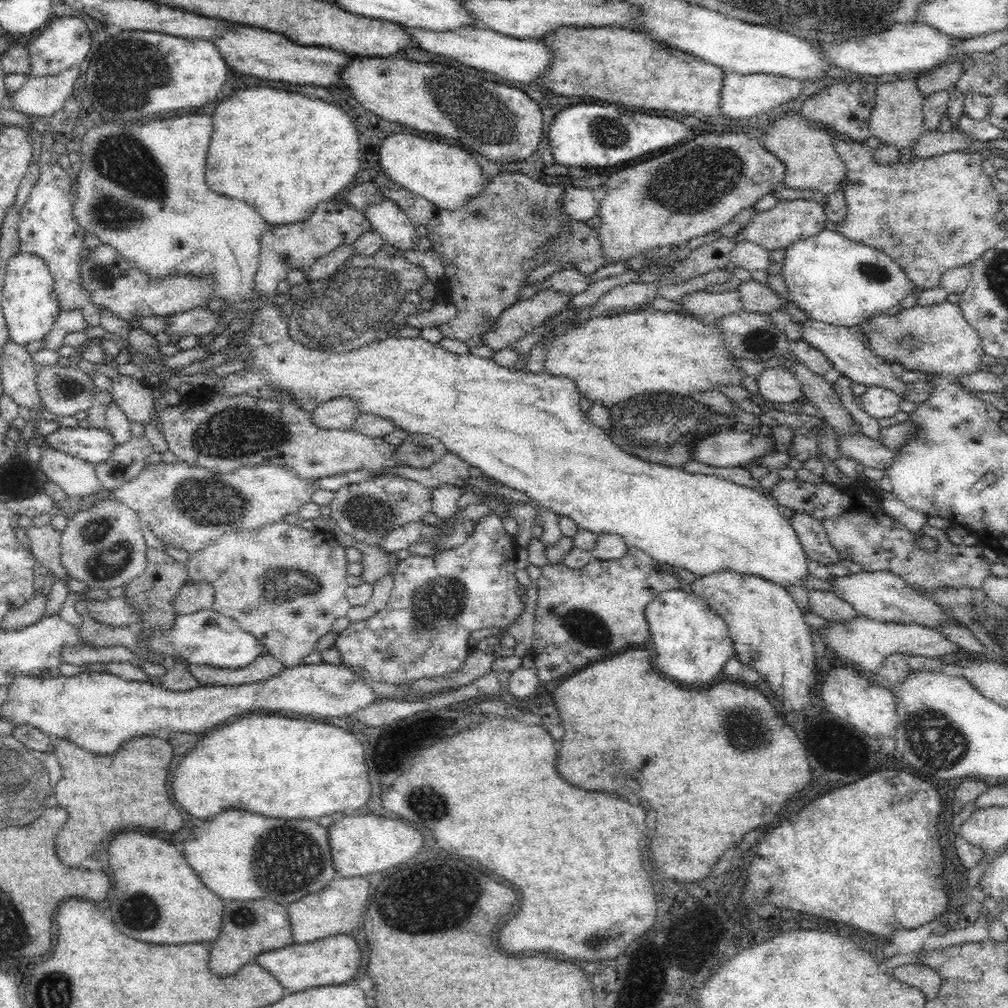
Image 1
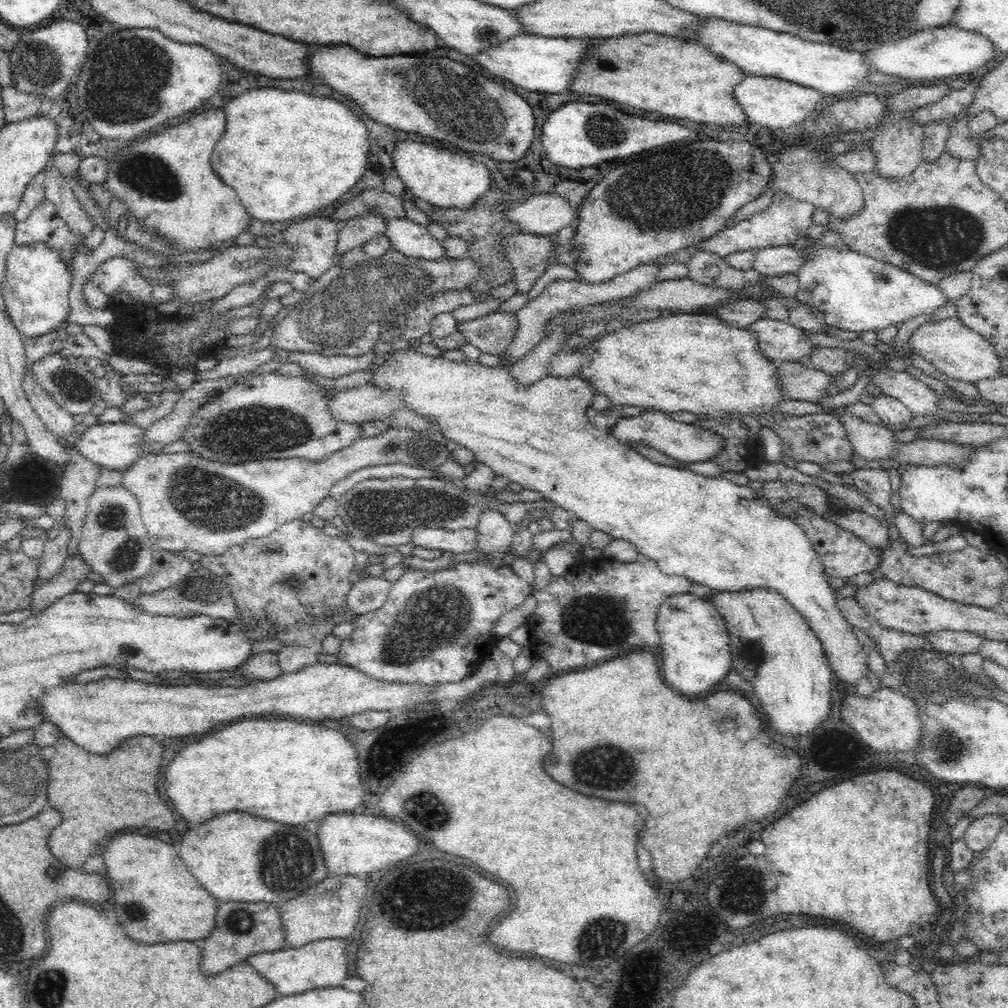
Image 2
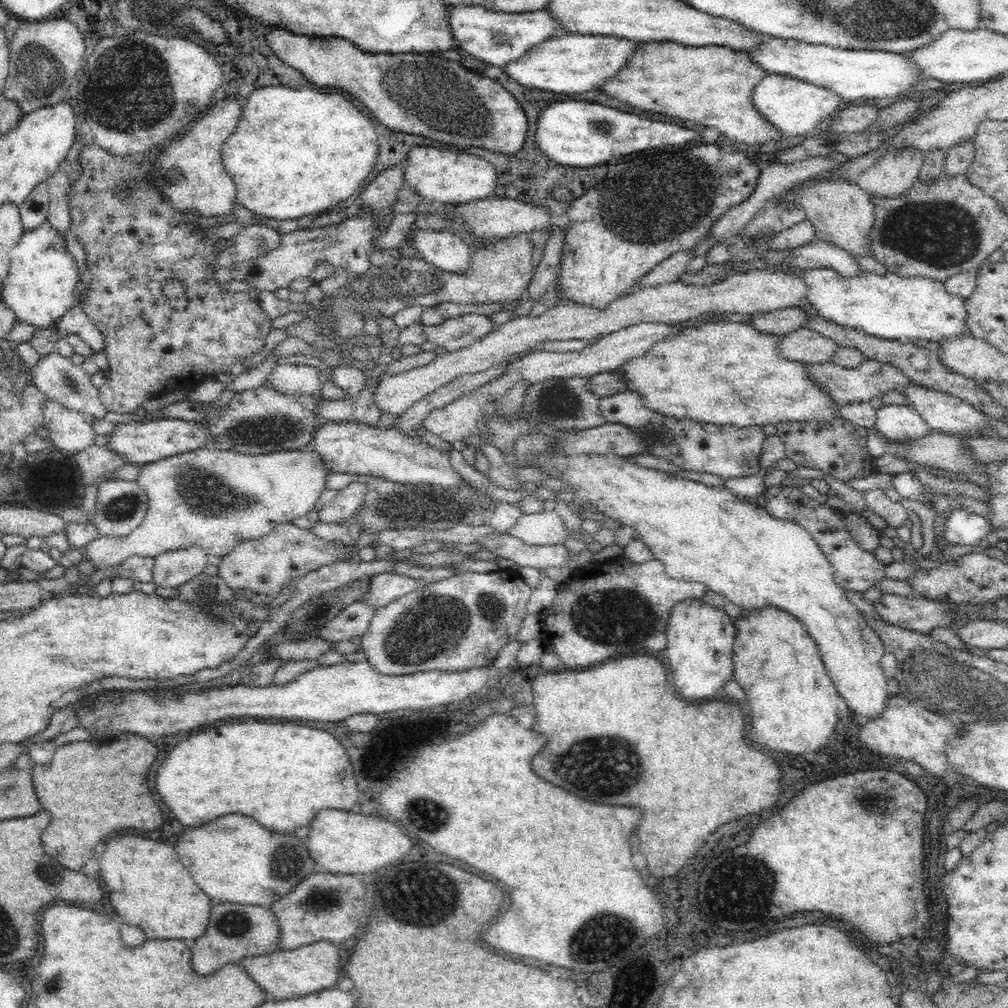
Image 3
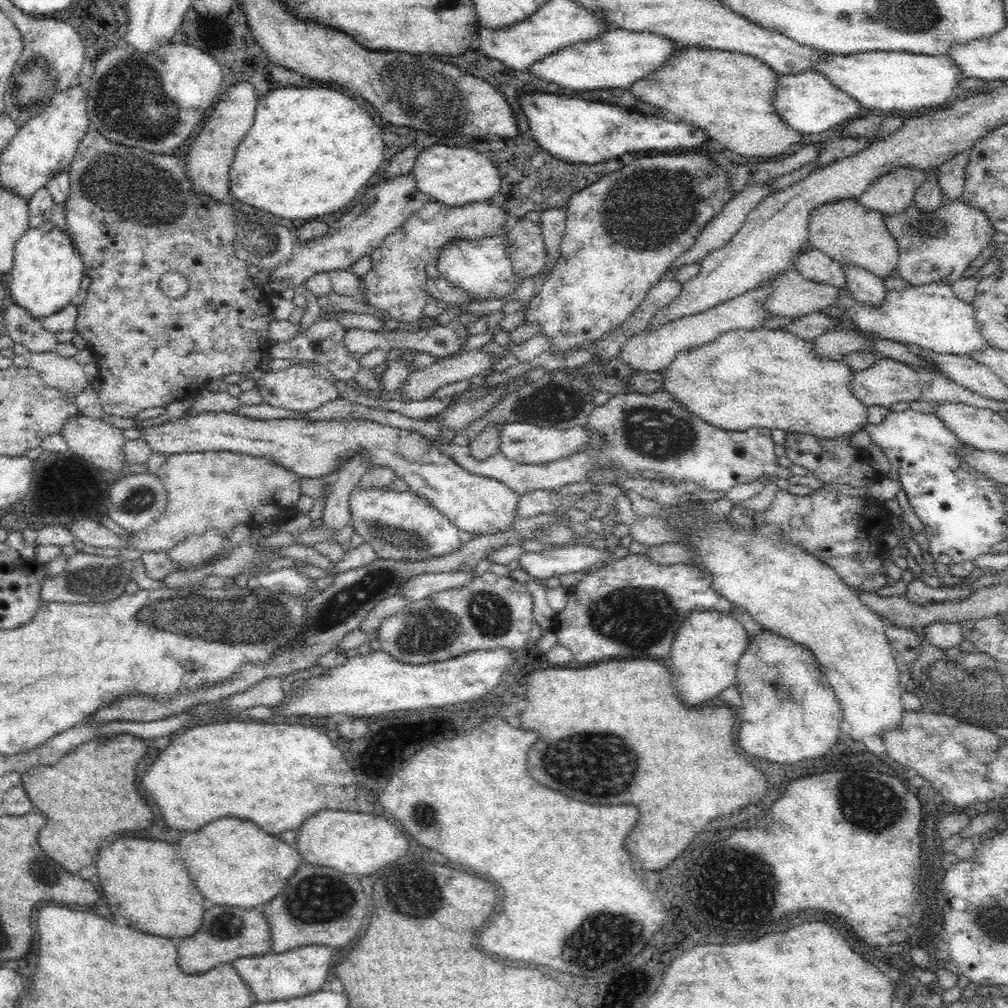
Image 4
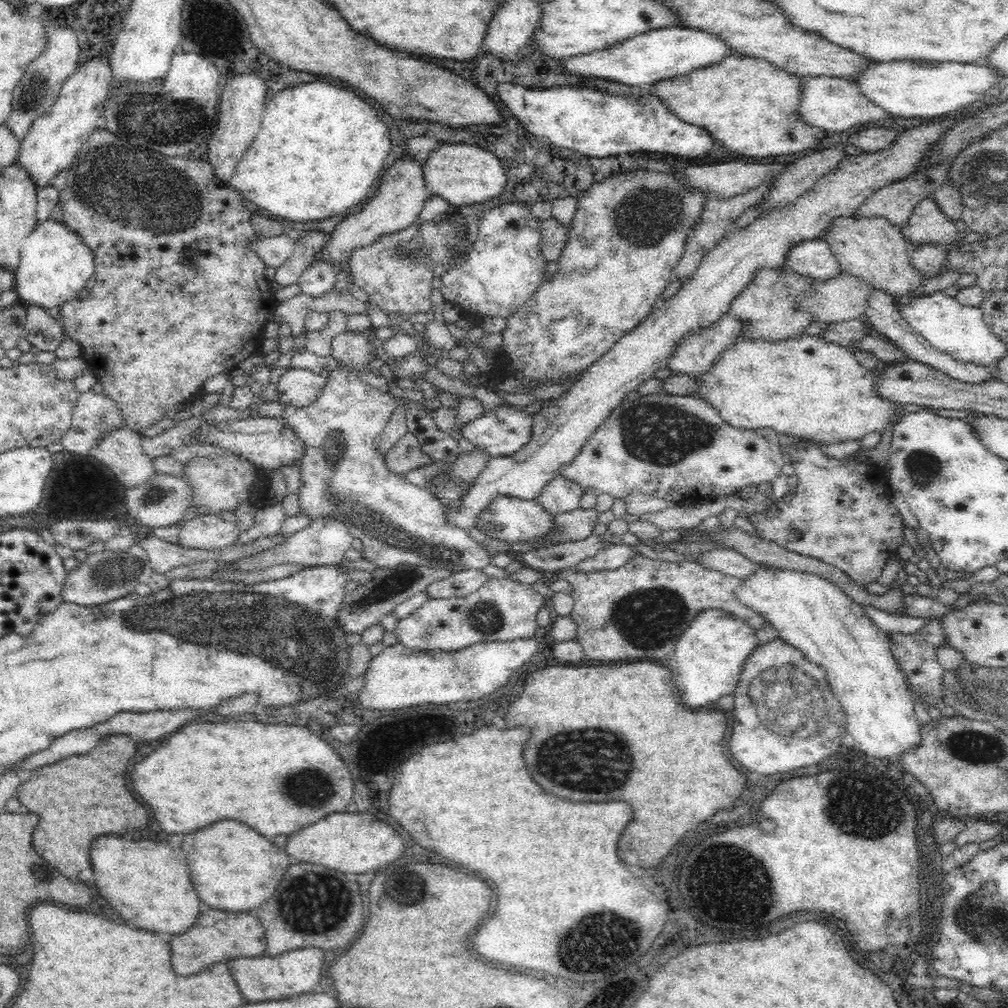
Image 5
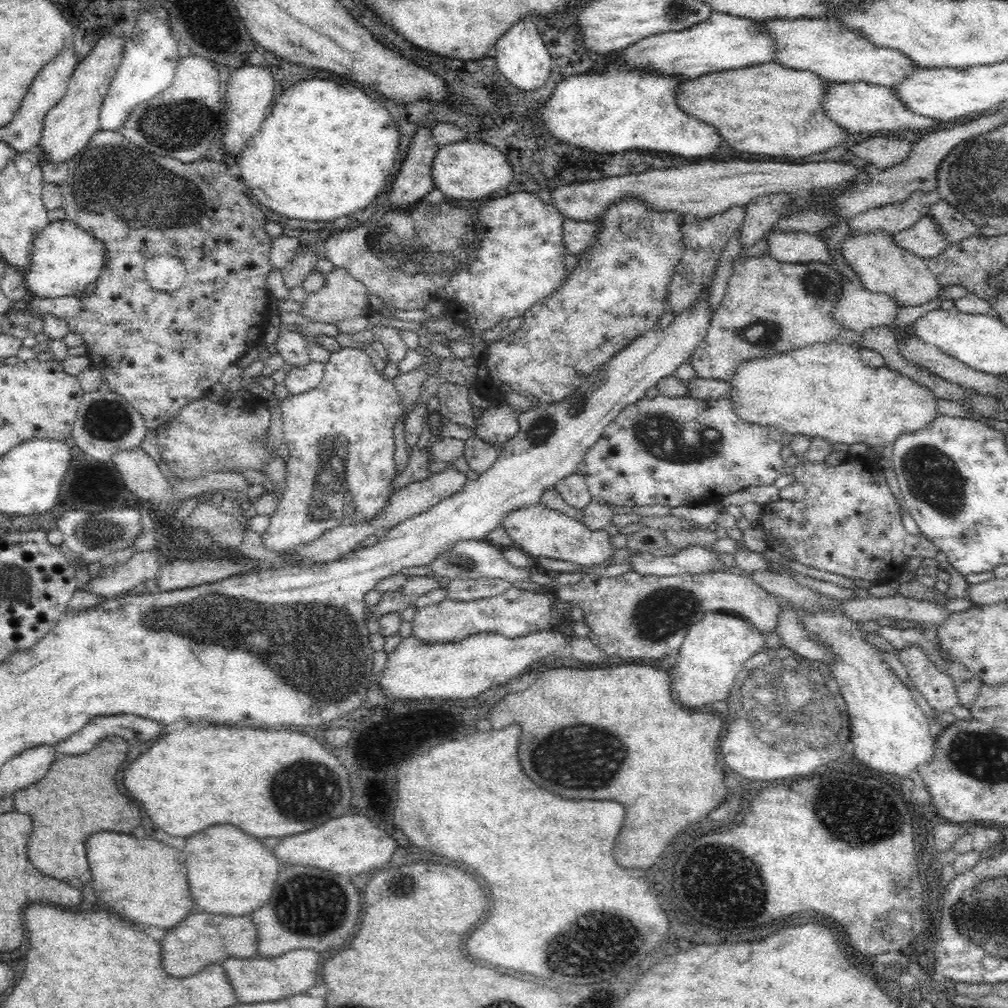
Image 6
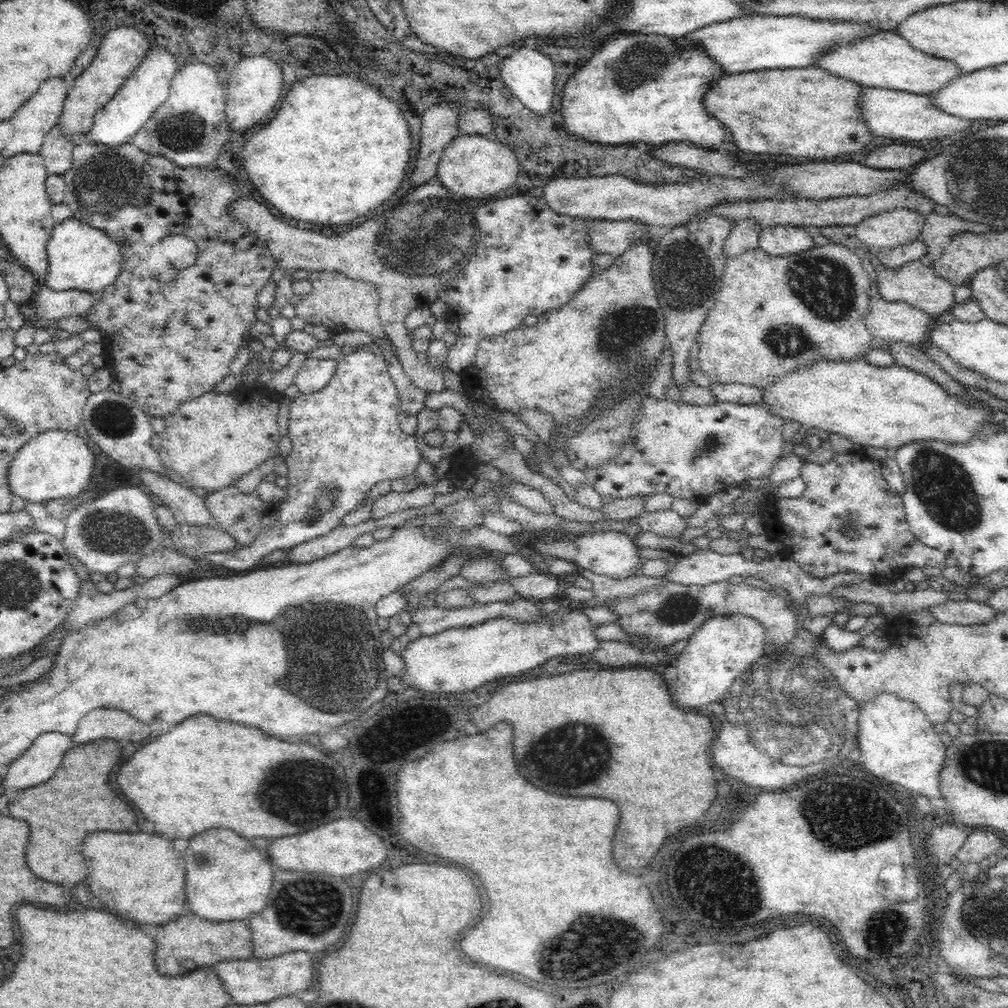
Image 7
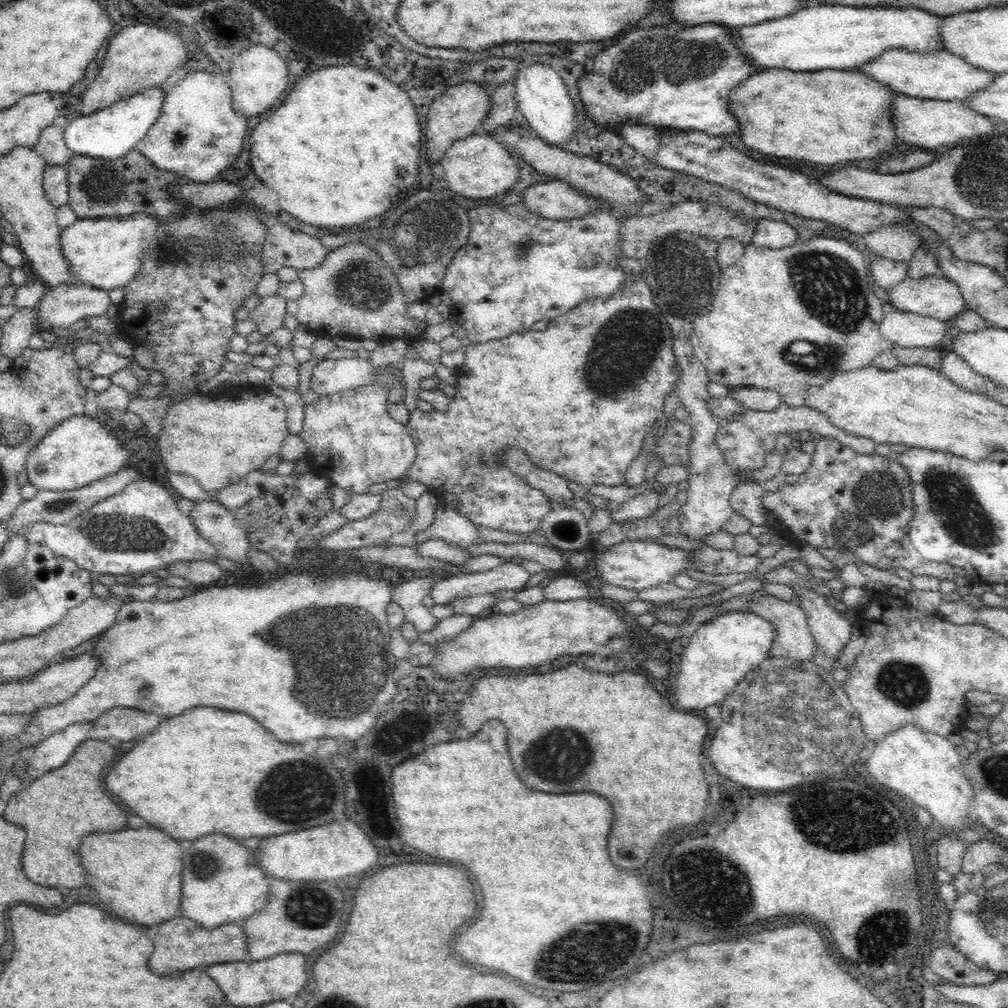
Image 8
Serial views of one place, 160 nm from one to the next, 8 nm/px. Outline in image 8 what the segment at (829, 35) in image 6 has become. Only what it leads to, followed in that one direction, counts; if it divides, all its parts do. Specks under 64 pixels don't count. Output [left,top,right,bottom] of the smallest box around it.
[859,49,995,101]

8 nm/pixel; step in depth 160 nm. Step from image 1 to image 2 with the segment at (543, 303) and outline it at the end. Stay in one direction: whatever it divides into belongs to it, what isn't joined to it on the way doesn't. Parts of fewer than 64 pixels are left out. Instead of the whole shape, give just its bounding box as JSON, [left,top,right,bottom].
[455,311,519,356]

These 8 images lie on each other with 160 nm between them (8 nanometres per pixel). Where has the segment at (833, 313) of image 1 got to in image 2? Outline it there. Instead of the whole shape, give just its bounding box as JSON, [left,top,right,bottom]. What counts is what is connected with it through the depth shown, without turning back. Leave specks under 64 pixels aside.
[795,248,950,333]

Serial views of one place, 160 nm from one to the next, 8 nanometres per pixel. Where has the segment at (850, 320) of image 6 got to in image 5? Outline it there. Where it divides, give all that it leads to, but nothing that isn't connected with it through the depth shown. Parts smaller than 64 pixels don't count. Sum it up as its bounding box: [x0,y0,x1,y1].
[800,271,873,324]

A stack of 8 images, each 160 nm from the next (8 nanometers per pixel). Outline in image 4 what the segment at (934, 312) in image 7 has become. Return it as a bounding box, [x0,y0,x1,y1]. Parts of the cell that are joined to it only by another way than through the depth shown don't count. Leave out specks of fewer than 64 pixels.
[800,202,900,280]

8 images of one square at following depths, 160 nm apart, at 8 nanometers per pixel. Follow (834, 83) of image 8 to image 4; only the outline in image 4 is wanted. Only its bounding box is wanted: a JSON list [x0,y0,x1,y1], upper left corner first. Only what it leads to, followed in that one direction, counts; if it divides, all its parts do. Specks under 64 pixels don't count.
[628,47,804,157]

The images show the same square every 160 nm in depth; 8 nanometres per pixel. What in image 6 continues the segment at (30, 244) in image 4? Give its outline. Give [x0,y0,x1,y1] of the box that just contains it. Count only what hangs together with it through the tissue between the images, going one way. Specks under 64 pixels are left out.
[23,219,107,299]

